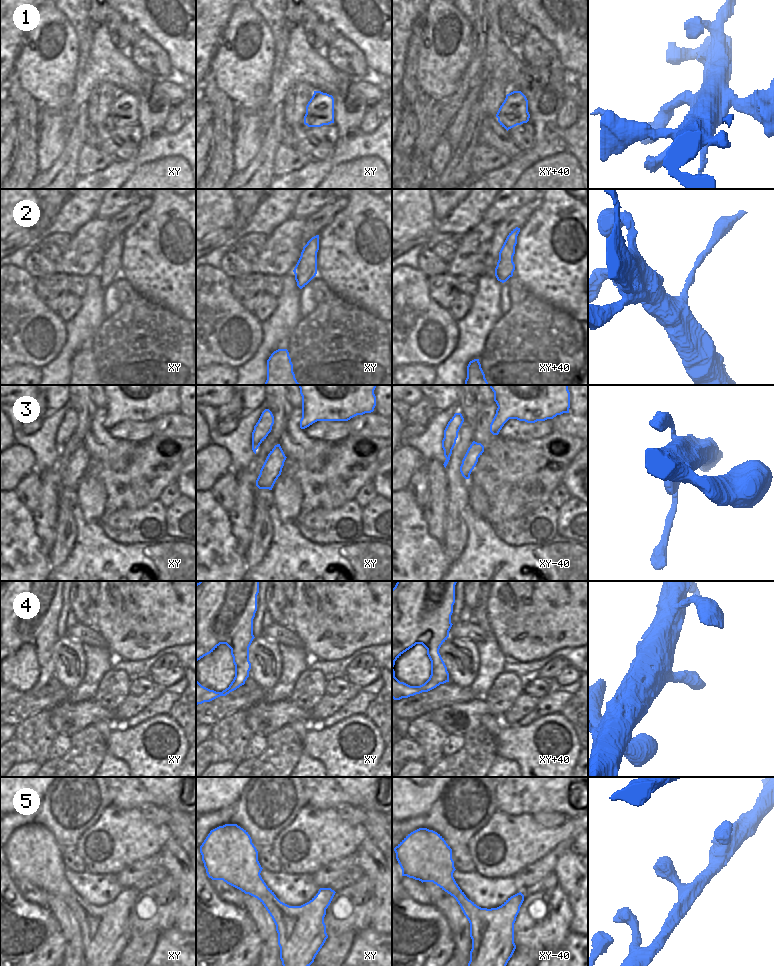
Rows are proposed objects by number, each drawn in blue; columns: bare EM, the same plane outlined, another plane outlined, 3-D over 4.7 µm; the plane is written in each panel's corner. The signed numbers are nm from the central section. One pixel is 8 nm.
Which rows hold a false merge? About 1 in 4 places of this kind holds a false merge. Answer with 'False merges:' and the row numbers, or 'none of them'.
False merges: none of them

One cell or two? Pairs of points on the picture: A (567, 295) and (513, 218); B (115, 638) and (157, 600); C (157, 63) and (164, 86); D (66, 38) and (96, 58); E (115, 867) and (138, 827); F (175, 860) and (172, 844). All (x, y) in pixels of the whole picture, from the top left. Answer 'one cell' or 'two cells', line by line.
A: two cells
B: one cell
C: two cells
D: two cells
E: one cell
F: one cell

